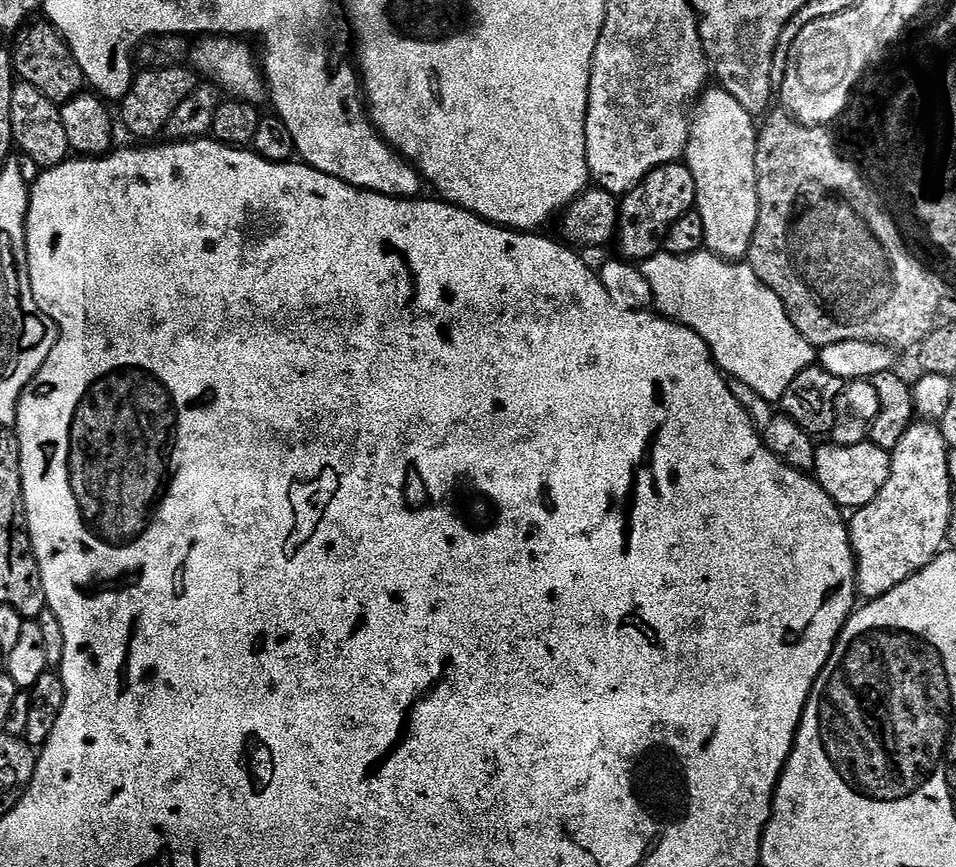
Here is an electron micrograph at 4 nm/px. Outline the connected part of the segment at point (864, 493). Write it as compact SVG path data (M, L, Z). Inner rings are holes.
M827 442L820 444L816 450L816 467L814 479L826 490L826 494L841 510L865 508L876 500L876 495L886 486L890 478L891 455L886 450L870 442L863 444L837 444Z

